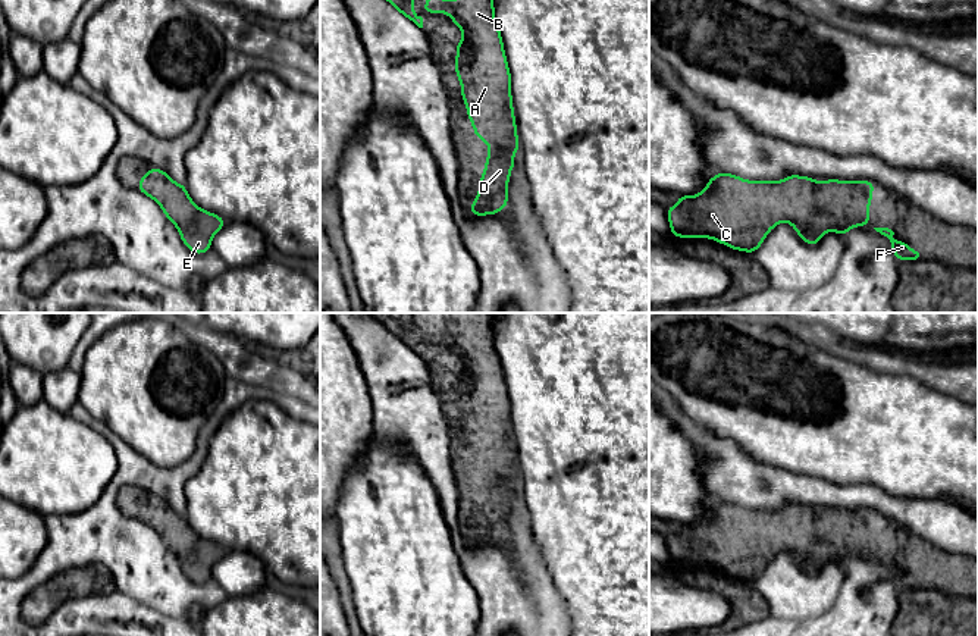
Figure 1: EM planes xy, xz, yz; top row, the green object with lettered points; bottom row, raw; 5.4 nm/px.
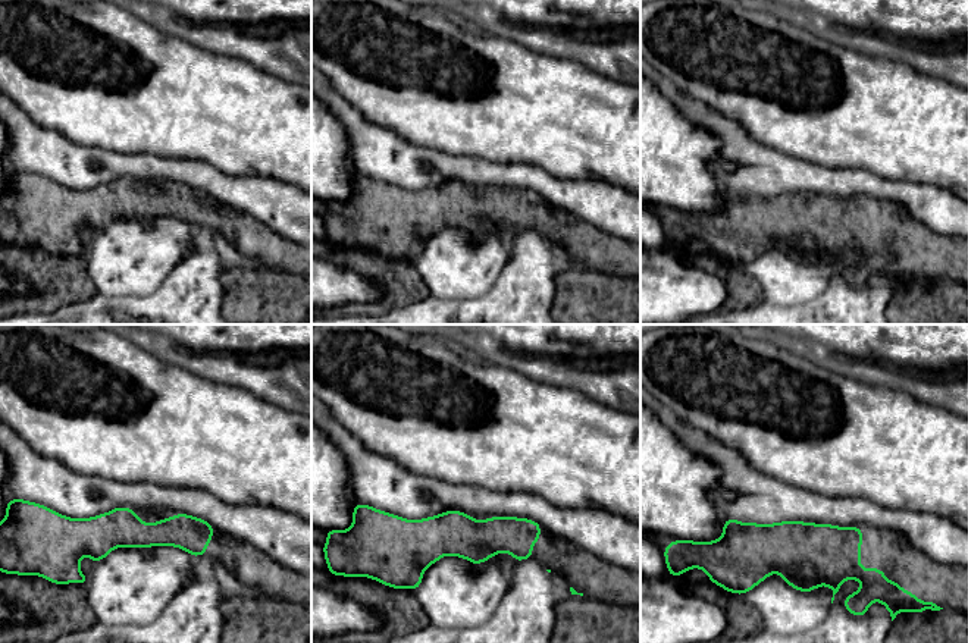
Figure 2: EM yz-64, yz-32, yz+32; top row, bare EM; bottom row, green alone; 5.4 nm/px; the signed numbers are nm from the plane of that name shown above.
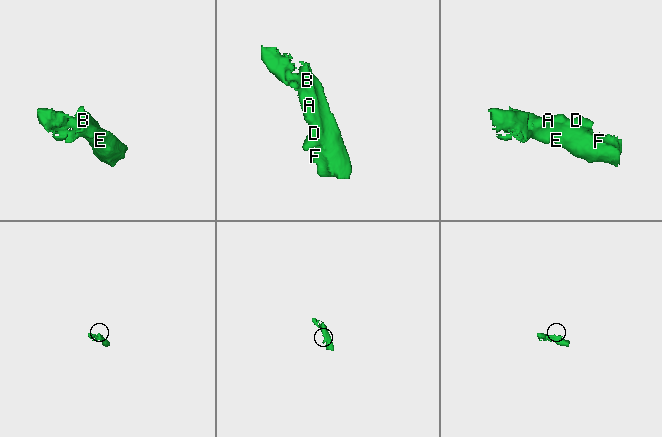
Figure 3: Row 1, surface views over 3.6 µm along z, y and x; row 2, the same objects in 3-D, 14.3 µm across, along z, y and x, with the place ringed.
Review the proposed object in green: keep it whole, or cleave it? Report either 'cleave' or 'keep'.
keep

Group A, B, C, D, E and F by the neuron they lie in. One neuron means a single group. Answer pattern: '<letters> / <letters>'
A B C D E F

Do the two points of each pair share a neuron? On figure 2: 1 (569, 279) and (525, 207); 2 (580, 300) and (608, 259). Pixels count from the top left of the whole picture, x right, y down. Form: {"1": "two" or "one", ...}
{"1": "two", "2": "two"}

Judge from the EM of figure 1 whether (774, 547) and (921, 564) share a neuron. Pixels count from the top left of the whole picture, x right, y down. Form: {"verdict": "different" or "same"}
{"verdict": "same"}

